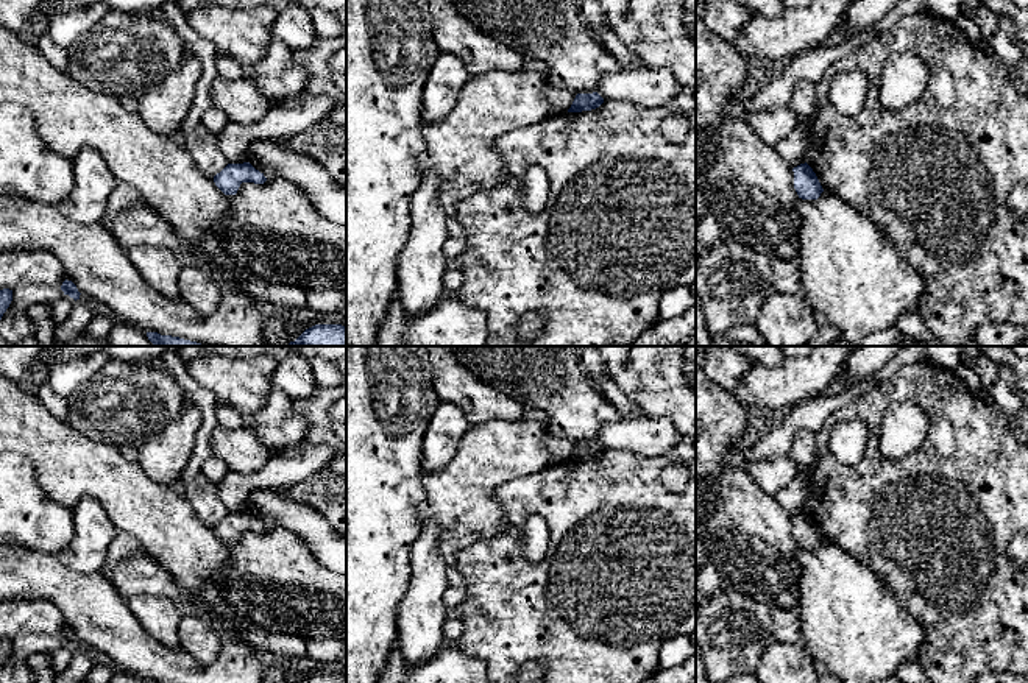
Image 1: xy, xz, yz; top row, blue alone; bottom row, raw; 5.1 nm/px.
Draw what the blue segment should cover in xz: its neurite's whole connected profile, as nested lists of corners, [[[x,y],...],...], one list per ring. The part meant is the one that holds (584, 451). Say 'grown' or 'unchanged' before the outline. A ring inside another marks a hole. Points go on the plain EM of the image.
unchanged | [[[577,443],[568,462],[582,462],[599,457],[604,448],[597,443]]]

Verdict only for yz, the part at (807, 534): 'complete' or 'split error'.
complete

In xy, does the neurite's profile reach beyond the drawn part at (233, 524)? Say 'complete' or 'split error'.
complete

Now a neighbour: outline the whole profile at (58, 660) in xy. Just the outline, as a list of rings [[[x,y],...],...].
[[[64,644],[56,652],[48,653],[51,669],[56,674],[62,672],[66,666],[69,664],[69,661],[72,660],[73,653],[75,653],[75,649],[70,647],[69,644]]]

